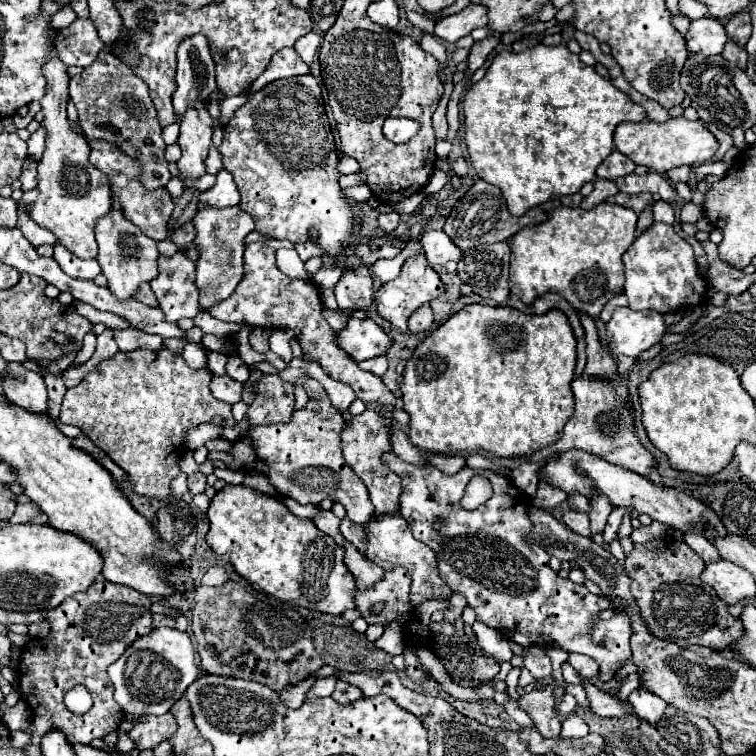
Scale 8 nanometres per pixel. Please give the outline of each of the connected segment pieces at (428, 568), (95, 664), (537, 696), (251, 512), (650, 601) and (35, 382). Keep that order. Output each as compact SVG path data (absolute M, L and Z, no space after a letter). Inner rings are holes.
M394 512L394 516L374 516L370 522L364 524L364 532L366 532L364 542L366 542L368 560L372 560L384 570L404 566L412 574L412 604L414 606L420 606L424 600L430 600L430 598L446 600L452 596L452 590L448 588L448 584L444 584L444 580L438 574L438 560L434 550L412 536L410 526L398 512Z
M94 582L86 592L74 594L58 608L52 608L46 620L52 626L50 636L30 640L22 650L18 666L18 690L32 710L32 722L24 732L44 736L48 730L60 730L70 744L90 744L118 730L124 718L120 704L114 700L114 684L106 670L136 638L152 632L150 598L128 586ZM78 684L86 686L94 700L94 706L84 716L72 714L62 702L64 694Z
M554 688L532 690L530 694L522 694L518 700L520 708L532 718L538 732L546 738L560 736L560 716L556 712L556 698Z
M226 484L210 500L210 508L206 514L210 520L210 530L206 534L208 546L218 556L228 556L228 562L234 566L234 570L244 580L248 580L254 590L262 590L282 602L292 602L296 606L318 610L332 616L340 616L348 608L354 608L356 580L344 564L344 548L338 546L330 536L320 532L310 520L290 514L290 510L282 502L242 484Z
M670 537L634 544L632 552L626 556L626 572L632 580L630 592L650 634L678 646L698 644L730 652L736 640L742 638L742 622L728 612L728 606L708 584L702 584L700 574L704 572L704 566L706 564L686 542Z
M10 362L10 376L4 380L6 398L10 404L36 414L48 414L48 394L44 378L32 370L26 370L18 362Z

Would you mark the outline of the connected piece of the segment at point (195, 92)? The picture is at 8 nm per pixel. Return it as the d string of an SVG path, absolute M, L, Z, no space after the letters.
M194 34L178 46L176 84L172 103L178 118L186 112L188 102L204 100L217 89L215 63L206 36Z

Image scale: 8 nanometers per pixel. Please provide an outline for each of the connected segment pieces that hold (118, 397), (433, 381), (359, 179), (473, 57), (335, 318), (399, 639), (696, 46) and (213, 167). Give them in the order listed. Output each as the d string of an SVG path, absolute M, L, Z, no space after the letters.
M146 348L118 352L110 360L102 360L88 376L84 376L78 386L66 390L58 420L70 426L78 426L100 450L104 450L128 474L136 494L166 500L170 496L170 480L180 474L178 460L184 454L186 430L202 422L210 422L214 416L232 418L230 404L212 396L208 388L210 380L210 370L192 370L182 356L174 356L166 348L158 352Z
M482 304L464 306L460 312L450 316L436 330L432 330L418 344L418 348L414 350L412 358L406 364L404 382L402 382L400 390L402 390L402 402L404 402L402 408L410 416L408 438L410 438L412 446L416 446L418 450L432 452L432 454L456 456L456 454L488 452L488 454L498 456L498 458L522 458L522 456L528 458L536 450L542 450L542 448L554 444L554 440L558 440L558 436L562 434L562 426L570 418L570 412L574 412L574 396L570 392L570 380L574 380L574 366L576 366L576 338L574 338L574 332L572 332L564 312L550 310L542 316L538 316L538 314L522 314L514 308L504 308L504 306L498 306L498 308L482 306Z
M340 174L338 182L340 182L340 188L348 188L348 186L358 186L358 184L364 184L364 174Z
M486 36L484 40L474 42L474 46L470 48L470 56L468 56L468 71L474 73L488 58L488 54L500 44L500 38L496 36Z
M324 308L324 316L326 316L326 322L332 326L334 332L340 332L342 328L346 328L346 320L350 318L352 312L342 312L340 308L338 310L330 310L330 308Z
M391 622L385 626L383 635L374 644L376 647L386 651L392 656L403 653L405 649L405 636L396 622Z
M710 16L690 22L690 28L684 38L686 38L688 50L694 54L702 54L702 56L722 54L724 44L728 40L726 30L720 24L720 20L710 18Z
M212 144L212 146L210 146L210 154L208 154L208 158L206 158L206 172L208 172L208 174L216 174L218 168L222 168L220 152L218 152L218 148Z

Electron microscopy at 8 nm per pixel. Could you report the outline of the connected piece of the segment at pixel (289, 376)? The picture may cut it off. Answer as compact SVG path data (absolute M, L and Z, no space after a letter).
M286 366L286 368L278 370L278 374L280 374L284 380L288 380L288 382L296 382L298 378L306 378L306 372L304 372L304 370L292 368L292 366Z

